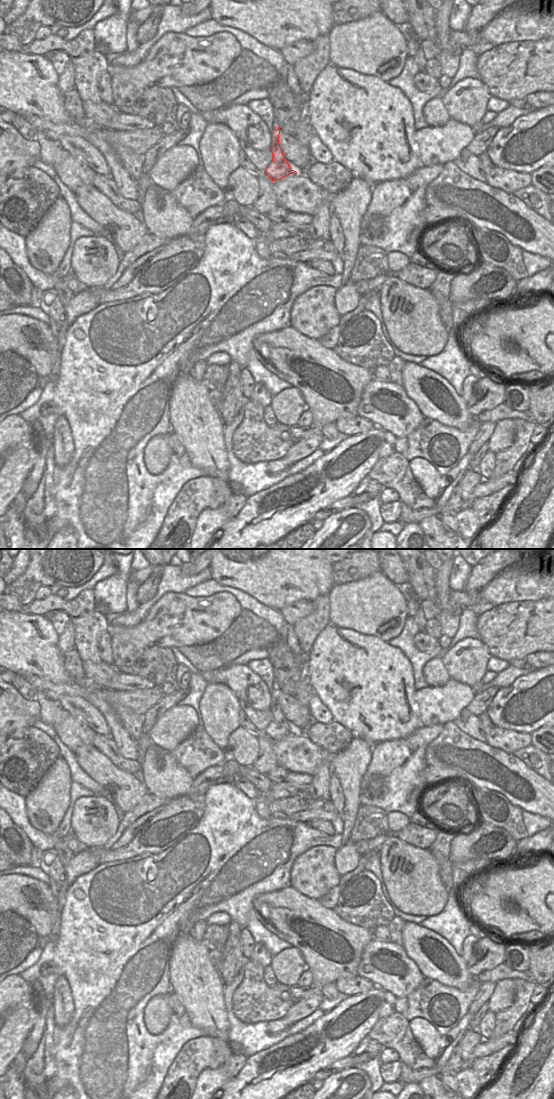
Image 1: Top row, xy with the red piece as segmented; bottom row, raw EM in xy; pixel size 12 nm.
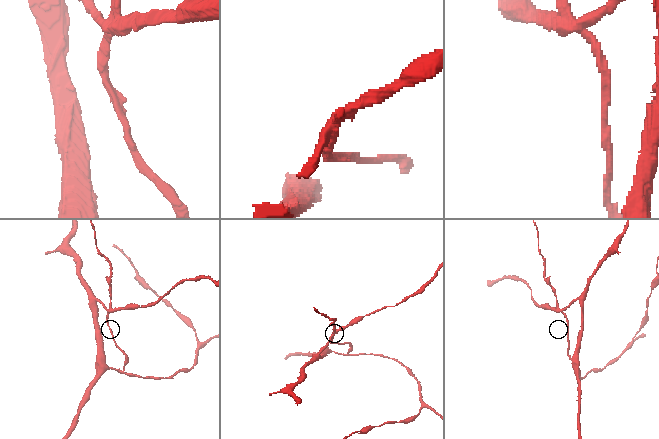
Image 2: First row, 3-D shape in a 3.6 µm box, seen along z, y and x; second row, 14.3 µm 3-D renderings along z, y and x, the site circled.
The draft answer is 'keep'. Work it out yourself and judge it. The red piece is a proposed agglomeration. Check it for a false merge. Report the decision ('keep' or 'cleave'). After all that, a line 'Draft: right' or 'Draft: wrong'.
cleave
Draft: wrong

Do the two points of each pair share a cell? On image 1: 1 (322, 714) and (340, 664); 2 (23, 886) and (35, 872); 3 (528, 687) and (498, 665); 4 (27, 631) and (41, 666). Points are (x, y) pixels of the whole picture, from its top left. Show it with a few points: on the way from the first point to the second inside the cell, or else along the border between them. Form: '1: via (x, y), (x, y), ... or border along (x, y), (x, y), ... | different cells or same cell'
1: border along (314, 693), (331, 713), (333, 720) | different cells
2: border along (10, 873), (31, 876), (49, 885) | different cells
3: border along (536, 669), (520, 675), (510, 684), (500, 688) | different cells
4: via (27, 640), (27, 644), (40, 657) | same cell

